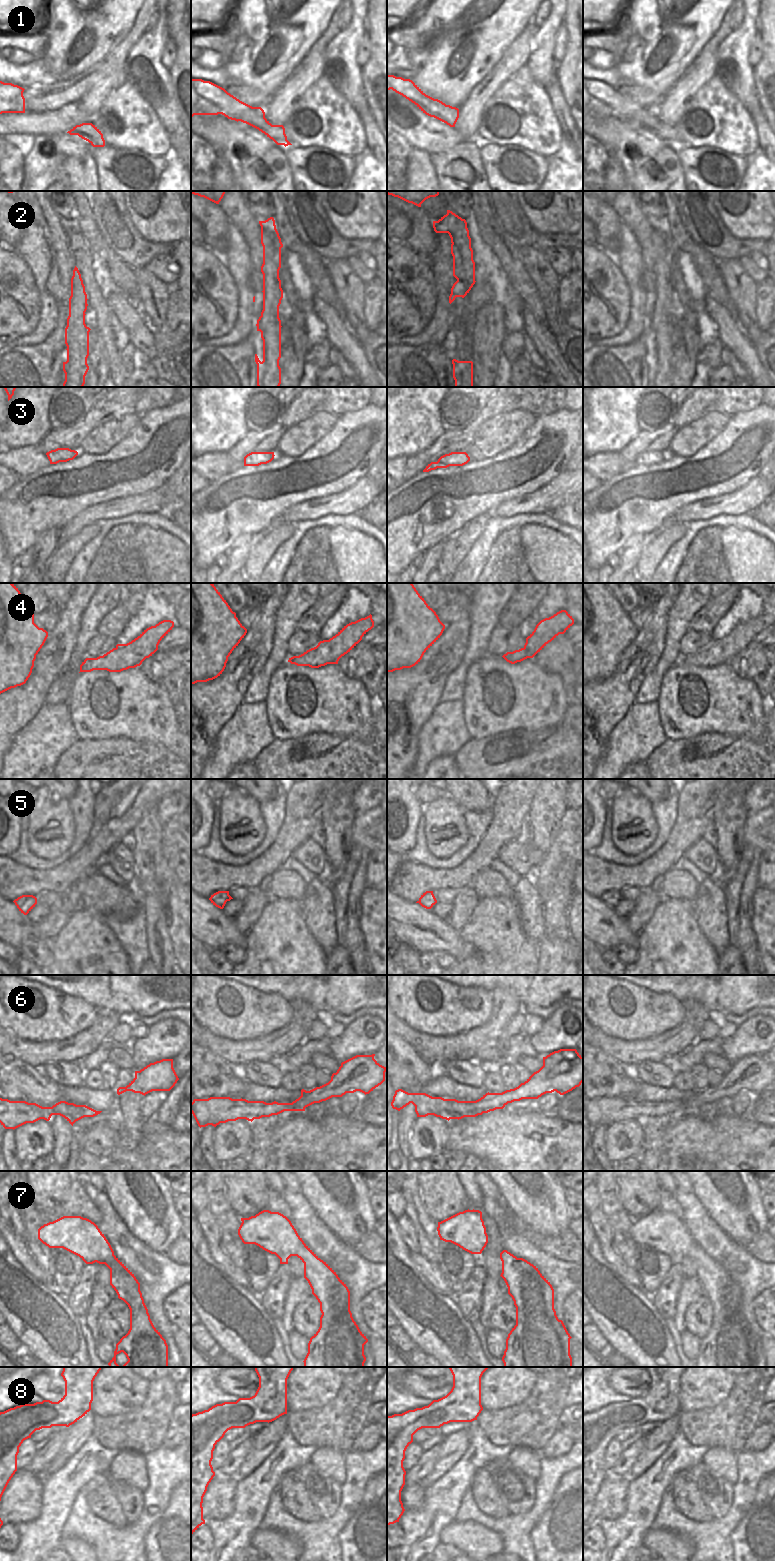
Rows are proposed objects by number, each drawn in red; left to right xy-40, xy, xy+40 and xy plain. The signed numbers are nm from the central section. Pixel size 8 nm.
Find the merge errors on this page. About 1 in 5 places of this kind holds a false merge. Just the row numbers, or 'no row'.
4

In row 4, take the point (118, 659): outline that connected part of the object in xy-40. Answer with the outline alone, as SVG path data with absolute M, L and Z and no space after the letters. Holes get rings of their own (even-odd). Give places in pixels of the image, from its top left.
M113 648L103 656L86 658L80 665L80 672L93 670L121 672L140 666L144 660L145 658L135 648Z

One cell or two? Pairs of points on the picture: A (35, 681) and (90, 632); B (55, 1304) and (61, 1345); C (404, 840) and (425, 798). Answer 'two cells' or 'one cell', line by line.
A: two cells
B: one cell
C: two cells

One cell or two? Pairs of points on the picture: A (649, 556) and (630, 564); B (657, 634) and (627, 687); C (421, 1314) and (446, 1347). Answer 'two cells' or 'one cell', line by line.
A: two cells
B: one cell
C: one cell

